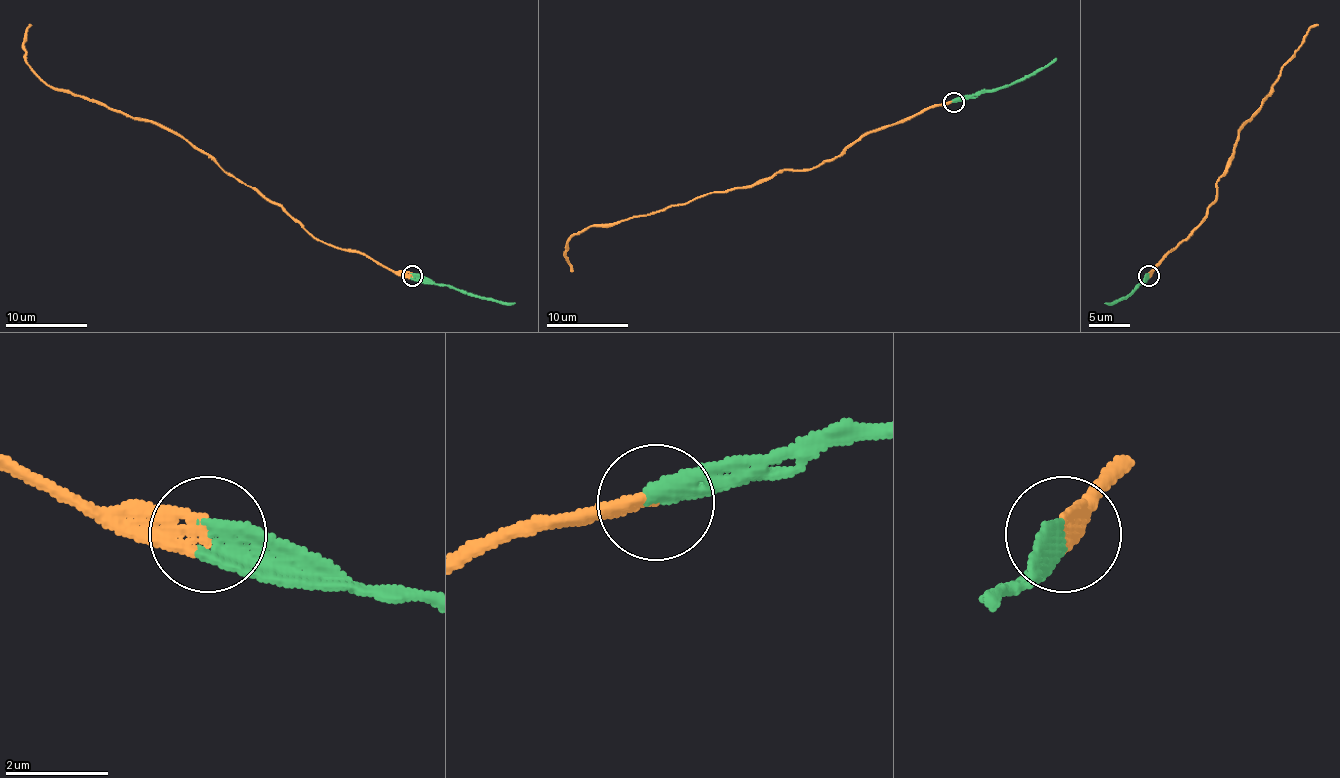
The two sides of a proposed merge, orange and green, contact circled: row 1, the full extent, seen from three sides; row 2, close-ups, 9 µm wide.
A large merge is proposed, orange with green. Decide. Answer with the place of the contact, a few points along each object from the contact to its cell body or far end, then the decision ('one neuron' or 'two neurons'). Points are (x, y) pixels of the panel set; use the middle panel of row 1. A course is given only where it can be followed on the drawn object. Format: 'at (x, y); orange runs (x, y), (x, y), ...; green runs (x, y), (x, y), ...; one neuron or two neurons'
at (954, 102); orange runs (954, 102), (858, 137), (813, 168), (778, 170), (751, 187), (595, 226), (568, 240), (573, 271); green runs (954, 102), (1024, 80), (1057, 57); one neuron

